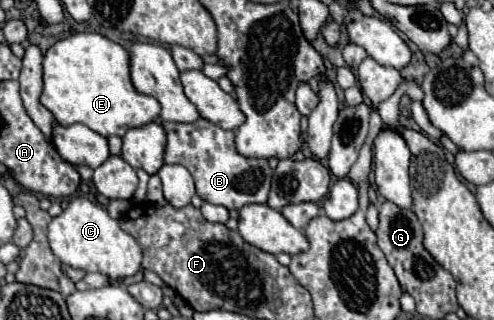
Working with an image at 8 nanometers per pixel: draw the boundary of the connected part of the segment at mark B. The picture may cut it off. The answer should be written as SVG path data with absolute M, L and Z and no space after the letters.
M206 119L194 123L162 121L166 131L164 163L184 165L194 177L196 193L202 201L222 205L226 209L242 209L250 203L266 203L270 191L272 169L266 159L246 159L234 149L234 131L226 131Z

